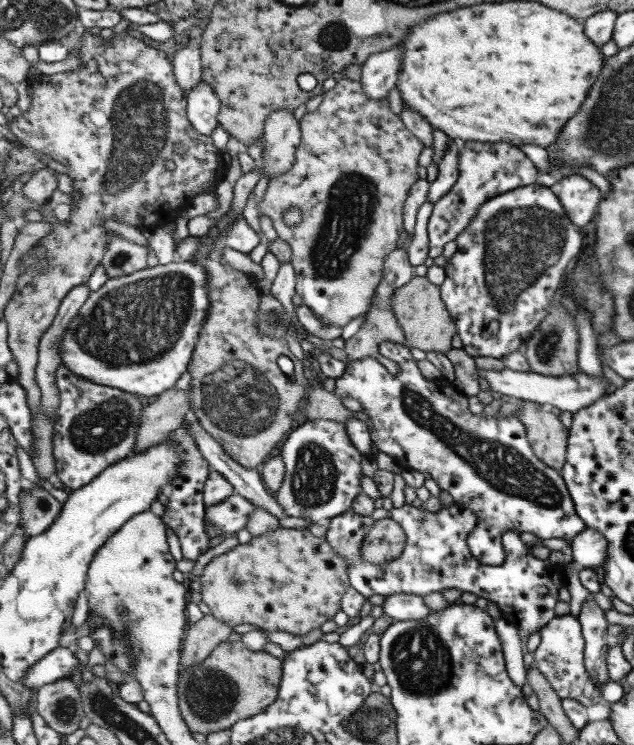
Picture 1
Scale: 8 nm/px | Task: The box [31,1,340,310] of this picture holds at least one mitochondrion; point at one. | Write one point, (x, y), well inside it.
(141, 116)

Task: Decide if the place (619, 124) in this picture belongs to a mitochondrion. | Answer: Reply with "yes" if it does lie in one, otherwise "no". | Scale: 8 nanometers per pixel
yes

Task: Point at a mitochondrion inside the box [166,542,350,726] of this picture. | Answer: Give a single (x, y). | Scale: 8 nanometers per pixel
(211, 695)

